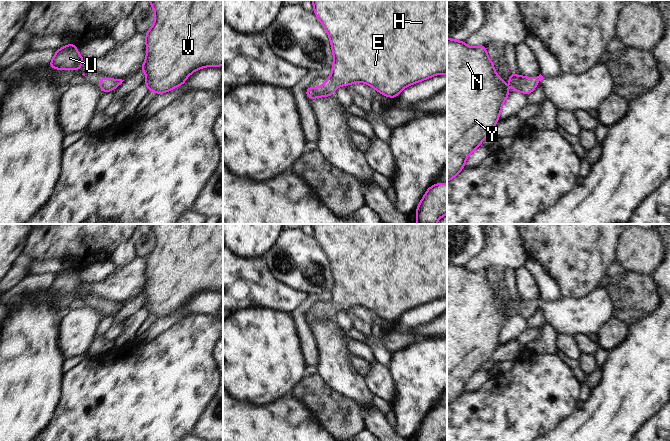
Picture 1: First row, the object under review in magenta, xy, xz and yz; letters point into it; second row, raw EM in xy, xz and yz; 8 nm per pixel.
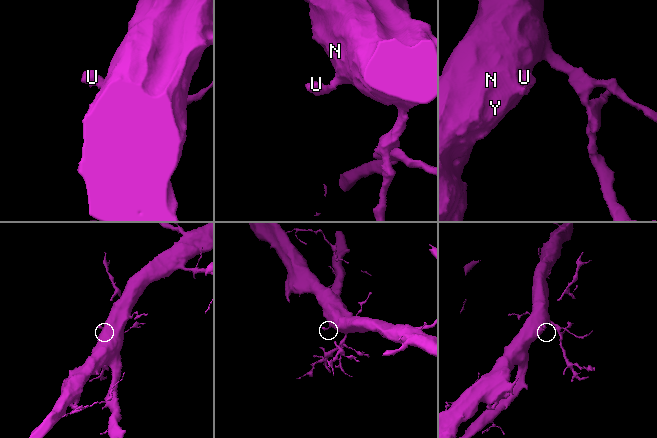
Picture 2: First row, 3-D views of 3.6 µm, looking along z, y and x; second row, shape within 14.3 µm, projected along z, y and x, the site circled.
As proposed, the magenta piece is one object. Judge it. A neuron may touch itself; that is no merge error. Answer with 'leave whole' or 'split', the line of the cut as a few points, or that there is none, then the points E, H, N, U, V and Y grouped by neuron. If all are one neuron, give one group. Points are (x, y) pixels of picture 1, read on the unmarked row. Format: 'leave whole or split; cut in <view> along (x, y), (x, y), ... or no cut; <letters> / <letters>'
leave whole; no cut; E H N U V Y

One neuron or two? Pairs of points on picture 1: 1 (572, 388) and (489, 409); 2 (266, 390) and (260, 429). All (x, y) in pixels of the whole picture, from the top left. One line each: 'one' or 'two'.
1: one
2: two

